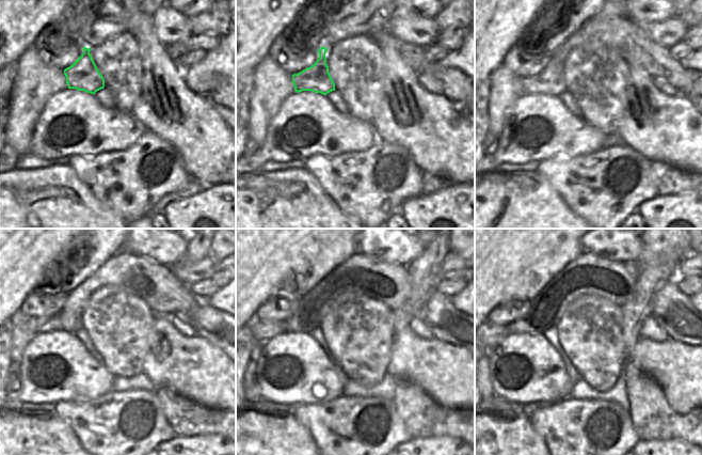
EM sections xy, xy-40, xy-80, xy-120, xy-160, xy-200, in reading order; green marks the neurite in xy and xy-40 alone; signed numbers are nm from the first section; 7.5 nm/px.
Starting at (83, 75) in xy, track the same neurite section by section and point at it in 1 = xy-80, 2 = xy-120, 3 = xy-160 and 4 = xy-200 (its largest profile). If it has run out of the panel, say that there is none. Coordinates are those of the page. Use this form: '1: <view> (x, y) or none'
1: xy-80 (549, 81)
2: xy-120 (34, 325)
3: xy-160 (261, 330)
4: xy-200 (496, 332)

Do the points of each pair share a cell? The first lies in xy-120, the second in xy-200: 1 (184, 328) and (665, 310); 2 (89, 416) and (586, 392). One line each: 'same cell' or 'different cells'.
1: different cells
2: different cells

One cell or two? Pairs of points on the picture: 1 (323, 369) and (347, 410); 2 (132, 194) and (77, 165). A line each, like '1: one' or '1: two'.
1: two
2: one

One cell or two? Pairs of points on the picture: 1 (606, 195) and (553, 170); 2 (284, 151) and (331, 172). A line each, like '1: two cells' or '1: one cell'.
1: one cell
2: two cells

